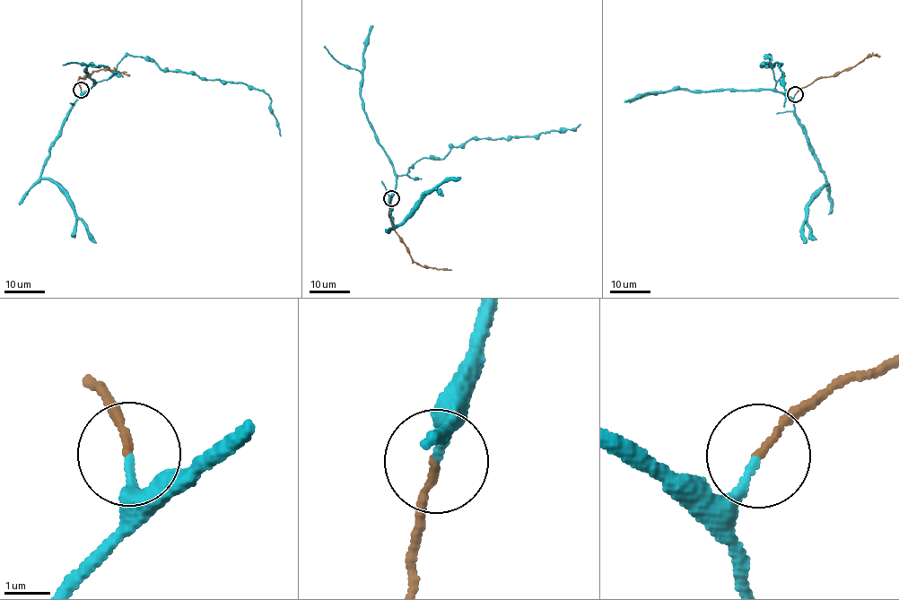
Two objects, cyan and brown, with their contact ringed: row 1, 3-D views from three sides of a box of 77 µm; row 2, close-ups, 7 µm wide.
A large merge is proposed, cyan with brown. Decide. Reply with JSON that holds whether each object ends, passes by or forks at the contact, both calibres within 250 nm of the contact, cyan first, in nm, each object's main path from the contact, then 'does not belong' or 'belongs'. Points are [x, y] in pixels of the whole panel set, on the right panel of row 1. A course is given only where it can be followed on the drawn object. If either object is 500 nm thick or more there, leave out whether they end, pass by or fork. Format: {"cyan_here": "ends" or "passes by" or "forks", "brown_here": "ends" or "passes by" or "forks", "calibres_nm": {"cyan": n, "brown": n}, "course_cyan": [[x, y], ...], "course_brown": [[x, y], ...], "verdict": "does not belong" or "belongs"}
{"cyan_here": "ends", "brown_here": "ends", "calibres_nm": {"cyan": 160, "brown": 150}, "course_cyan": [[795, 94], [789, 97], [777, 91], [765, 56], [771, 60], [762, 65], [780, 63], [784, 107]], "course_brown": [[795, 94], [824, 77], [836, 76], [852, 68], [867, 57], [875, 55], [880, 56]], "verdict": "belongs"}

